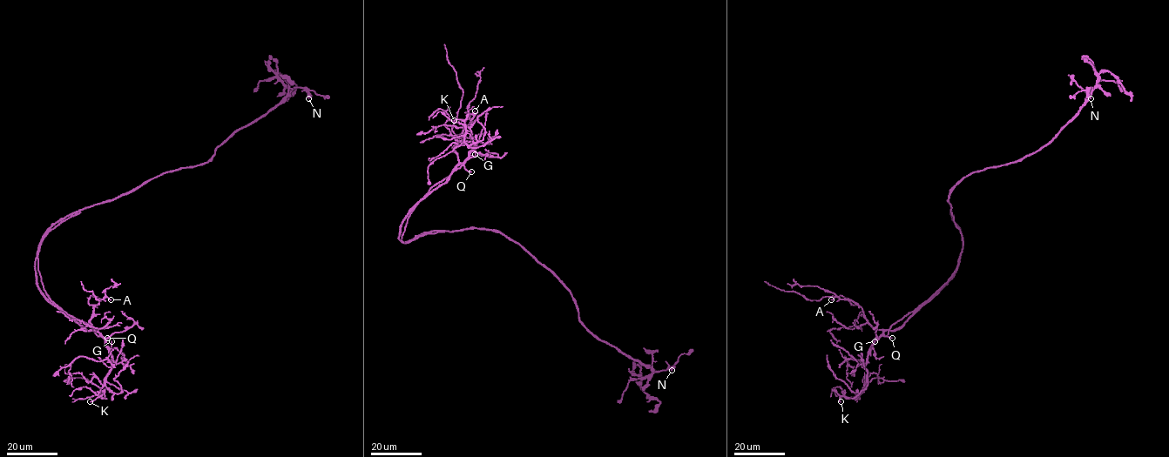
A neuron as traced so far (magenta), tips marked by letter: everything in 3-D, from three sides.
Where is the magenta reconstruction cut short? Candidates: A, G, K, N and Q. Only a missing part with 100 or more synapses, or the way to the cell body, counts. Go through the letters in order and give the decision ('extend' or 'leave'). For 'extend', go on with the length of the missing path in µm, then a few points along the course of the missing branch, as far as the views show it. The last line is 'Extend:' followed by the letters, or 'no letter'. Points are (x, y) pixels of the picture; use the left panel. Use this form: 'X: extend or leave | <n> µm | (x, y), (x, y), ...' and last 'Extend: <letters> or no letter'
A: leave
G: leave
K: leave
N: leave
Q: extend | 100 µm | (107, 338), (141, 356), (156, 390), (153, 404), (125, 428), (134, 453)
Extend: Q

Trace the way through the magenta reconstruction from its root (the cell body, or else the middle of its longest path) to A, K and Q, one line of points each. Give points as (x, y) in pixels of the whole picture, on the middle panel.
A: (457, 230), (431, 231), (402, 241), (413, 209), (446, 181), (458, 163), (454, 147), (463, 123), (475, 110)
K: (457, 230), (431, 231), (402, 241), (413, 209), (475, 148), (464, 142), (464, 121), (454, 120)
Q: (457, 230), (431, 231), (408, 242), (402, 241), (410, 212), (433, 186), (462, 165), (471, 171)

